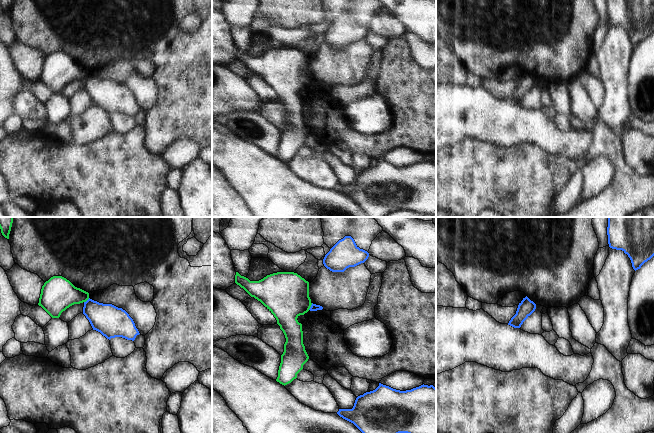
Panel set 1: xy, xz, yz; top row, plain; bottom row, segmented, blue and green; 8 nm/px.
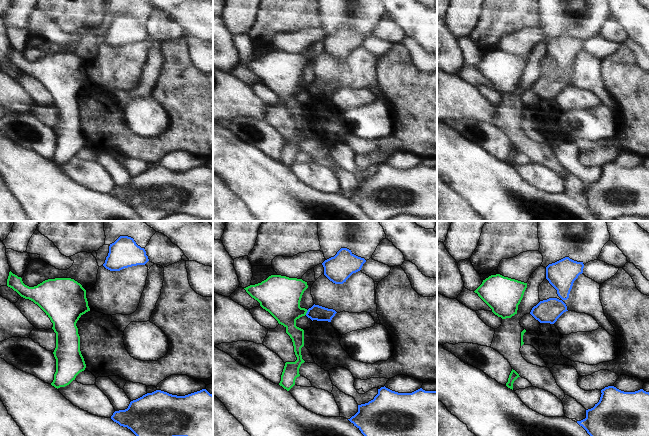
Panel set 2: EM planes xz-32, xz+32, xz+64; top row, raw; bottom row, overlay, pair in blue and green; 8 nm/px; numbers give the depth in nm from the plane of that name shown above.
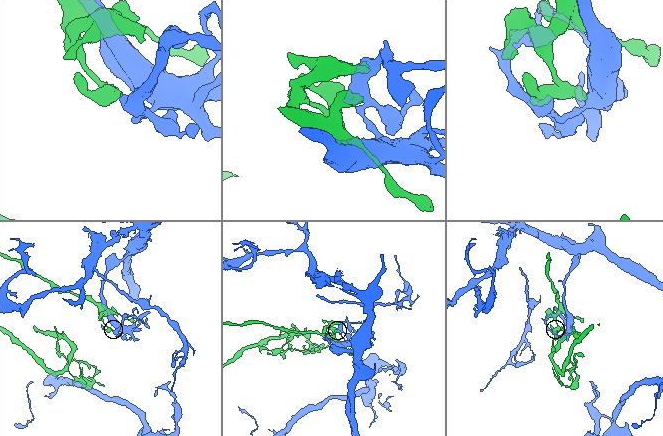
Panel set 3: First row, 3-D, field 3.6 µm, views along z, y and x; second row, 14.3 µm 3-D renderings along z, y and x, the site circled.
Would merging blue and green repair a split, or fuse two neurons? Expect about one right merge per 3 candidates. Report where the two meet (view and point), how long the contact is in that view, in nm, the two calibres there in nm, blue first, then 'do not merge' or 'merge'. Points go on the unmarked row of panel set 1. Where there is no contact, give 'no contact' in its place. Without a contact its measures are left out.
xz (311, 82) | 70 nm | 60/360 nm | do not merge

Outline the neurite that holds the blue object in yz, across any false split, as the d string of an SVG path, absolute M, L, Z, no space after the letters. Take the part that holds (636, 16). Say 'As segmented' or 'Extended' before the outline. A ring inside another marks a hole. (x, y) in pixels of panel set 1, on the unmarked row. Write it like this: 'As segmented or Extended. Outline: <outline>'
As segmented. Outline: M608 0L609 23L622 26L636 47L654 32L654 0Z

